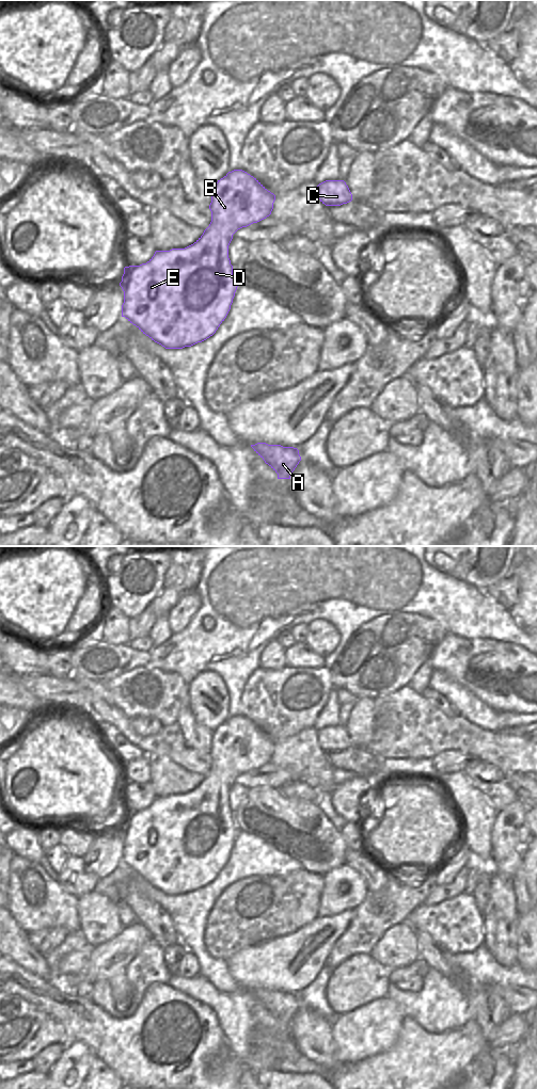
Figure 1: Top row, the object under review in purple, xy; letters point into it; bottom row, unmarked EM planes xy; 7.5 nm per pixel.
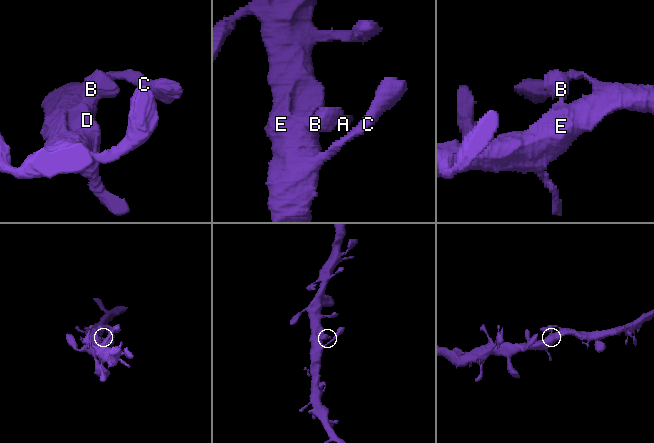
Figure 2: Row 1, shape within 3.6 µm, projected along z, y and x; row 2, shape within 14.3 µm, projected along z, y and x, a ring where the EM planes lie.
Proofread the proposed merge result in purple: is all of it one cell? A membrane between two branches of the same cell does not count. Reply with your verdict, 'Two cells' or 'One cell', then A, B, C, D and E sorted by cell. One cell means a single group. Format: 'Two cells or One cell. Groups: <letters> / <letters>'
One cell. Groups: A B C D E.

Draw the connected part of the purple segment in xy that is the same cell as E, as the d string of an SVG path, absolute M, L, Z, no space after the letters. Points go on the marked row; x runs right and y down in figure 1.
M242 170L228 172L223 178L211 185L211 203L209 205L211 222L193 244L185 249L156 251L146 263L124 268L120 283L124 291L122 317L125 317L143 334L165 349L191 347L212 336L226 318L238 287L228 258L228 245L233 235L238 229L269 217L274 201L273 193Z

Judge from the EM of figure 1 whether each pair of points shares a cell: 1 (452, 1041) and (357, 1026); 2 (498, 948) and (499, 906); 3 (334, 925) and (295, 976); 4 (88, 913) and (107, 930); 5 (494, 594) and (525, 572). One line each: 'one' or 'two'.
1: two
2: one
3: one
4: one
5: two

